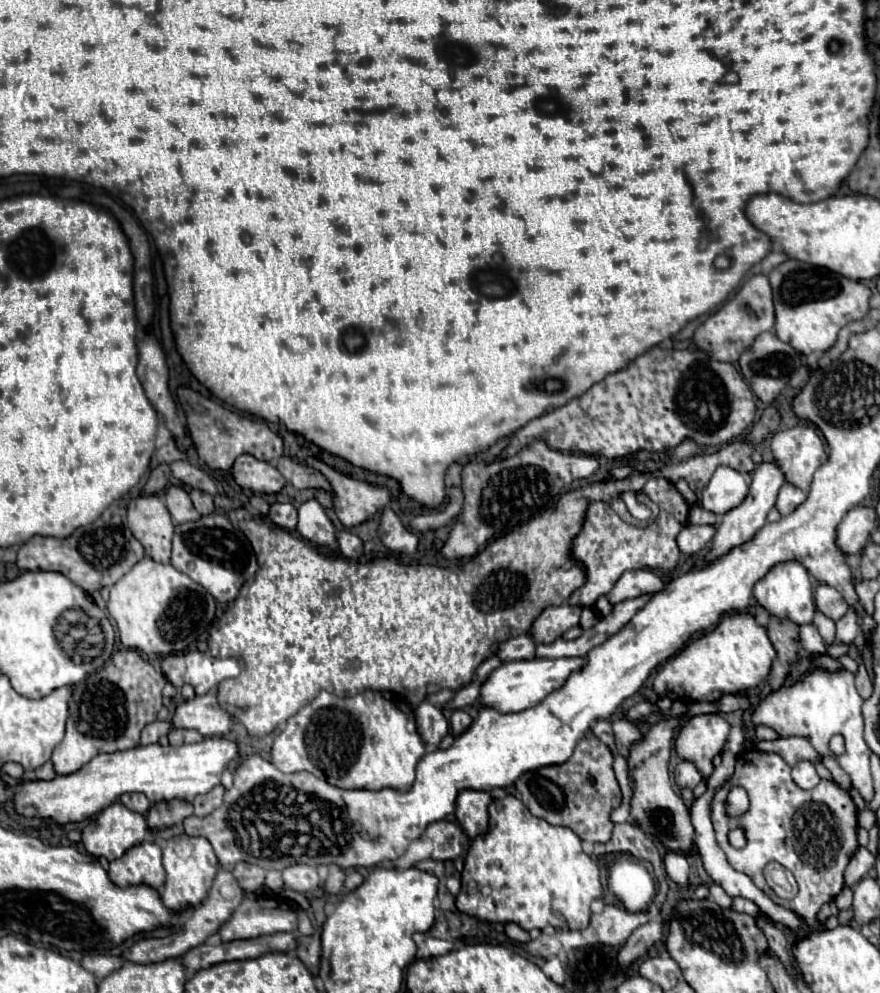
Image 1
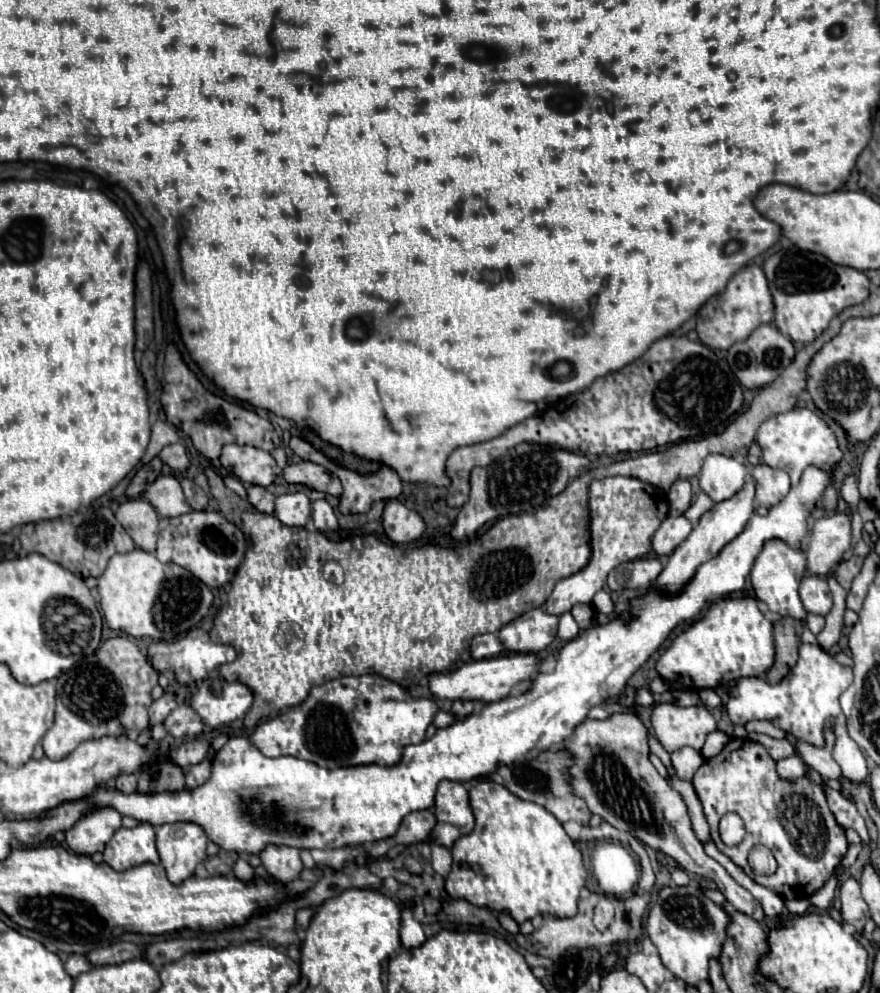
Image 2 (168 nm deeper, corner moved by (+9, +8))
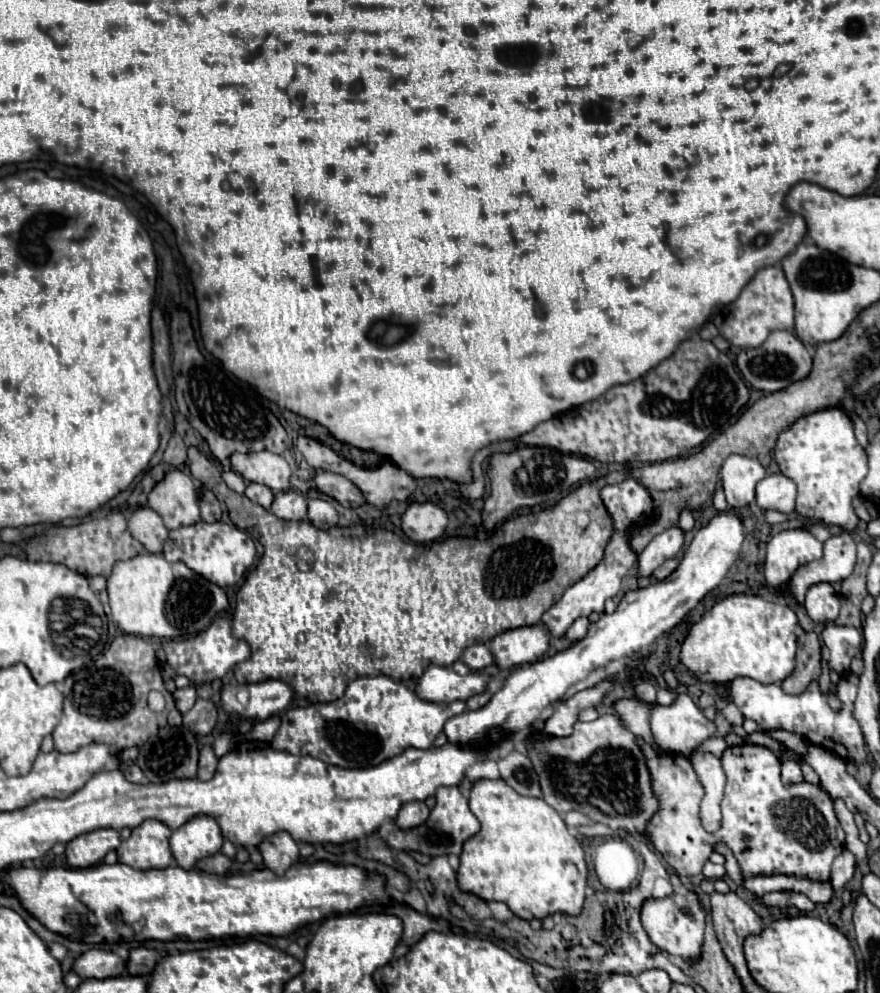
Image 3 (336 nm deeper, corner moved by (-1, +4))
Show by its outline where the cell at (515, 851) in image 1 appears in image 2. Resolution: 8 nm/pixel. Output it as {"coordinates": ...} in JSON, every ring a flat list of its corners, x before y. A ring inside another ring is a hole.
{"coordinates":[[488,778,470,790,470,808,476,826,452,848,454,864,446,878,446,892,474,906,508,912,518,924,536,914,572,918,578,912,580,888,586,884,586,868,562,824,540,804,520,800],[464,866,470,870,468,882,462,882]]}

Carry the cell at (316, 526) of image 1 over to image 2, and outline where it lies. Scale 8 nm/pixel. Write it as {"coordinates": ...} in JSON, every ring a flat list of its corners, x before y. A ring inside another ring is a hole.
{"coordinates":[[294,492,294,494,282,494,276,498,274,502,274,516,288,526,306,526,306,522,310,520,310,500,306,494,302,492]]}

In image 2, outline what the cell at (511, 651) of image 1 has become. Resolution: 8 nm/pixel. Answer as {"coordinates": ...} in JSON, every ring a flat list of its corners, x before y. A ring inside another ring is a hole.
{"coordinates":[[482,634,474,636,470,642,470,656,474,660,484,660,484,658,494,658,502,652,502,644,496,634]]}

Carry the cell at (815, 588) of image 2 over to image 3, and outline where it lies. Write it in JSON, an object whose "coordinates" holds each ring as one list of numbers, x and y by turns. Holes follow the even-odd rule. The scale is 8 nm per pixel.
{"coordinates":[[814,584,808,592,806,592,806,602,804,608,808,612,808,616,814,622,834,622,838,618,838,610,840,610,840,600,836,590,832,588,832,584]]}

